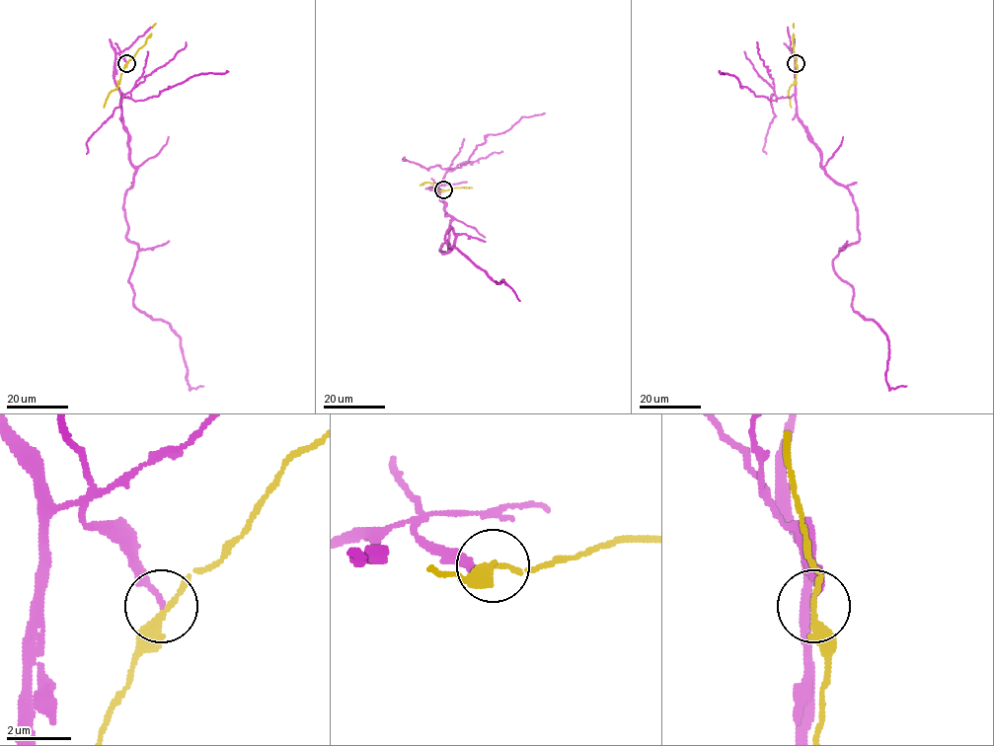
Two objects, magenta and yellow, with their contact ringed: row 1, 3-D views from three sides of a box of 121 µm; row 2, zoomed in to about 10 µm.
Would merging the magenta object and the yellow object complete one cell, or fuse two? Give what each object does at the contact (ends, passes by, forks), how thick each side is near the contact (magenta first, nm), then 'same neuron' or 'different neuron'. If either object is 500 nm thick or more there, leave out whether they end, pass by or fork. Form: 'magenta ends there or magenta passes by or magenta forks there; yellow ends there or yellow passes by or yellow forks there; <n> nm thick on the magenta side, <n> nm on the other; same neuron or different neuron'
magenta ends there; yellow passes by; 140 nm thick on the magenta side, 280 nm on the other; different neuron

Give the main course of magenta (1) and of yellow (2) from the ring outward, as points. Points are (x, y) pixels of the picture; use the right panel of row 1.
1: (796, 63), (797, 116), (857, 210), (859, 241), (834, 271), (887, 337), (887, 385), (906, 386)
2: (796, 63), (796, 81), (789, 88), (788, 95), (791, 108)

